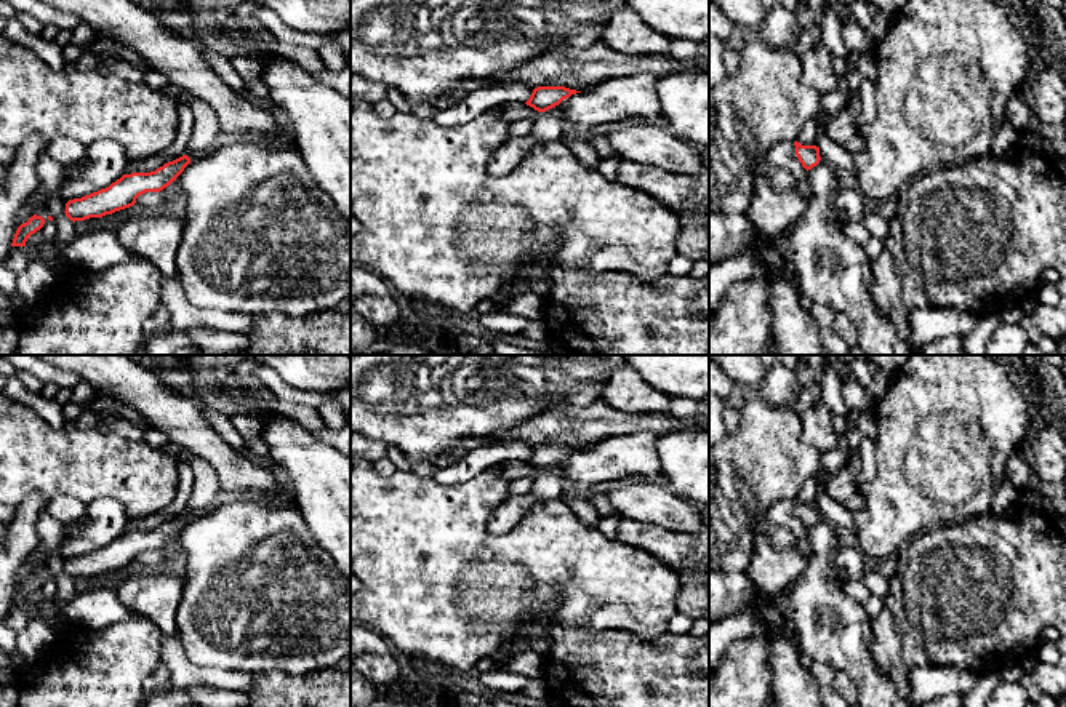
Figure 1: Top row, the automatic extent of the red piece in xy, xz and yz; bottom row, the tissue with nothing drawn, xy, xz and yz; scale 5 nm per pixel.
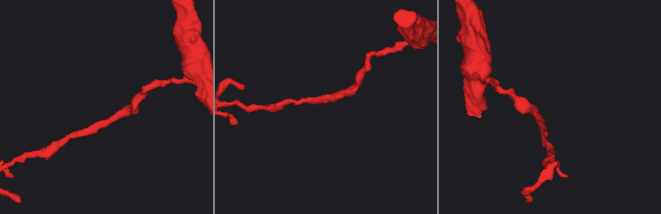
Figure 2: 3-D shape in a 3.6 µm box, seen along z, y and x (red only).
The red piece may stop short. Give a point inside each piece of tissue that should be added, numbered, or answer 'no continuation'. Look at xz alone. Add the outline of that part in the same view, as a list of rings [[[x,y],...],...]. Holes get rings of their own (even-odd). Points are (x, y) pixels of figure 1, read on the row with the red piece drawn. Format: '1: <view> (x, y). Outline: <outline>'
no continuation

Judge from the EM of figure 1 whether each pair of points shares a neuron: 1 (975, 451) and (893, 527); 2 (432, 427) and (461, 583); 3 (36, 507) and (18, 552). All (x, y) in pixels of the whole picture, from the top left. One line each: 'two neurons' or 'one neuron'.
1: one neuron
2: two neurons
3: one neuron

